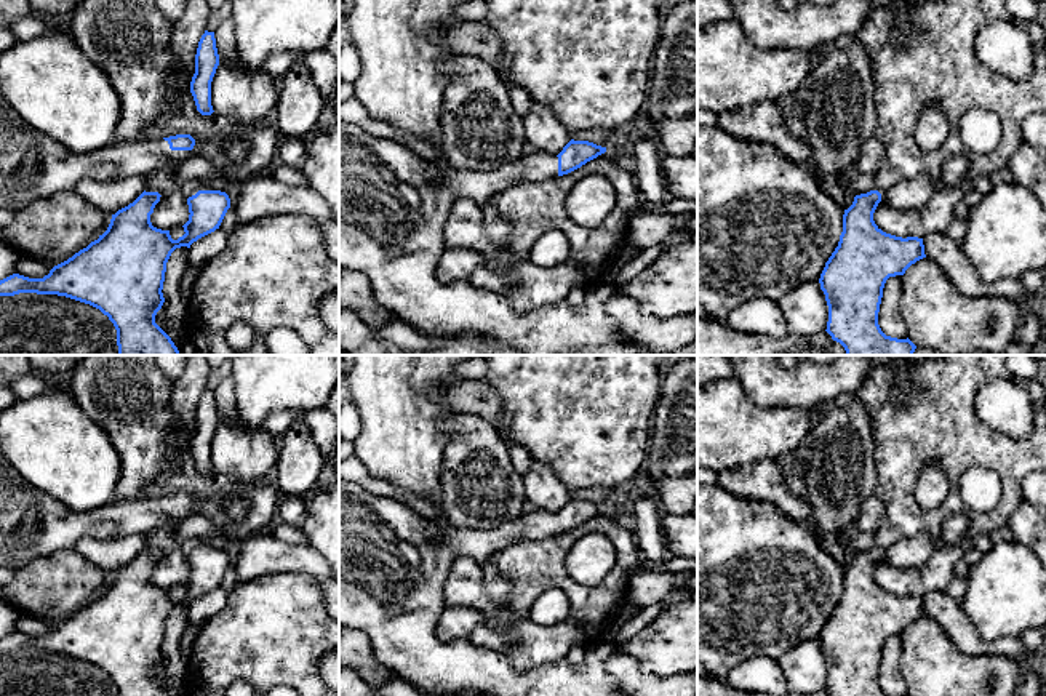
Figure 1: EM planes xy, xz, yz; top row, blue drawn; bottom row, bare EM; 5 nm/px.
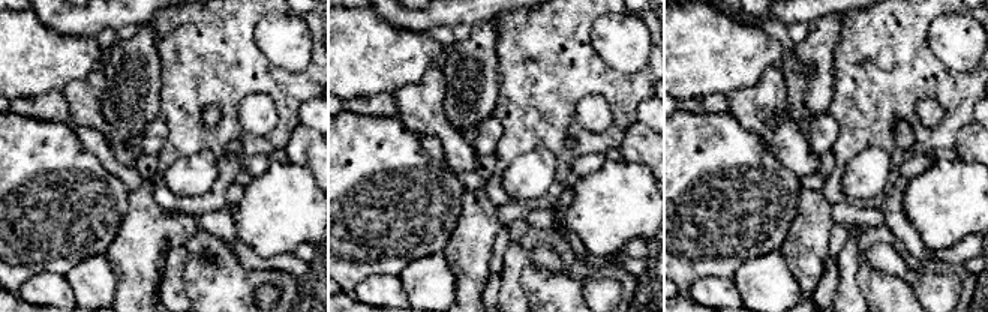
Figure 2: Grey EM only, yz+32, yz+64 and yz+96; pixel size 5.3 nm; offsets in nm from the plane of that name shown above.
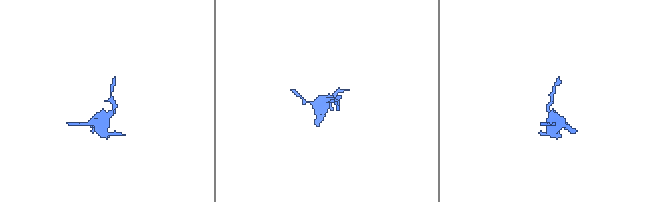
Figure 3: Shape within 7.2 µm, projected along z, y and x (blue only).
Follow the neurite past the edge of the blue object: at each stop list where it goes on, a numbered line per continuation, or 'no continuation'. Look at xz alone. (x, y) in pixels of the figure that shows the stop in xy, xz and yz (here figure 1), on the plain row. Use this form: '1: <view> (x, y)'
1: xz (392, 565)

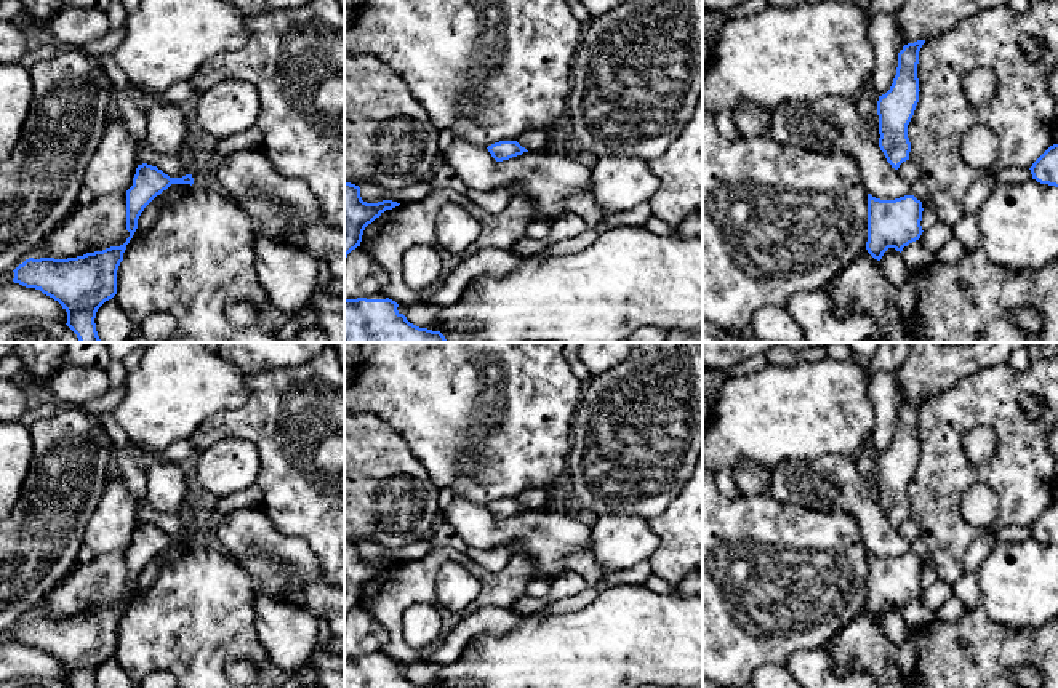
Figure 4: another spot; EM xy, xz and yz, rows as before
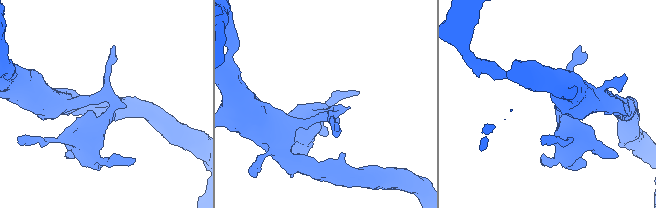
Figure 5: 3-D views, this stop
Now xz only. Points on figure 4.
no continuation

